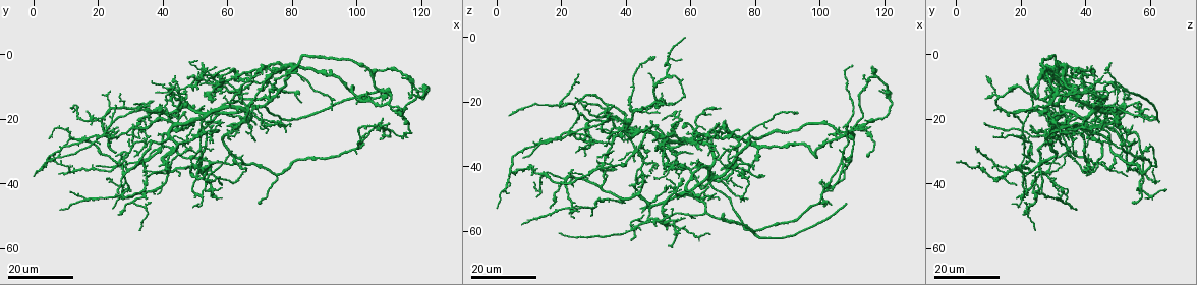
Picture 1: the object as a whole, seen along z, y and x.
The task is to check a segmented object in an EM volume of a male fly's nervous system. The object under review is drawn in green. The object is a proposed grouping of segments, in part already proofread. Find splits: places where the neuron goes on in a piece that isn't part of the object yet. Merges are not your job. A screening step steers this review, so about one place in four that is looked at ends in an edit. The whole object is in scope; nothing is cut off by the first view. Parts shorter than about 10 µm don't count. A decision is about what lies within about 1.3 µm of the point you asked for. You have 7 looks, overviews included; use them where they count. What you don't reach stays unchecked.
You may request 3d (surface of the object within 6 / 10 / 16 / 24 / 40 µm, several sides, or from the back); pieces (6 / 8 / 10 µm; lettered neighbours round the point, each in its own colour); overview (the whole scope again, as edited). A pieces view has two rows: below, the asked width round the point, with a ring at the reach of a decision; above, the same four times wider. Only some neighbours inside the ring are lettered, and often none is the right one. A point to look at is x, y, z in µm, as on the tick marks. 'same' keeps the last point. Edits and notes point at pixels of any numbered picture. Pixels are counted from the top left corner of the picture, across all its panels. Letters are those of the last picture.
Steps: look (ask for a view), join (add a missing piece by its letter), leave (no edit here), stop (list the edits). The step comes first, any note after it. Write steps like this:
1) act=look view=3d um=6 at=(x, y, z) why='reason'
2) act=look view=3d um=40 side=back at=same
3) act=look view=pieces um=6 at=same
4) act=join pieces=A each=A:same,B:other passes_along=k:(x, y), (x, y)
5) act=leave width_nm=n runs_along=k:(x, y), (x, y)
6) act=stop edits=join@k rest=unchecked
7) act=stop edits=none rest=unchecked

act=look view=3d um=16 at=(61.5, 29.5, 56.0) why='branch stops here'

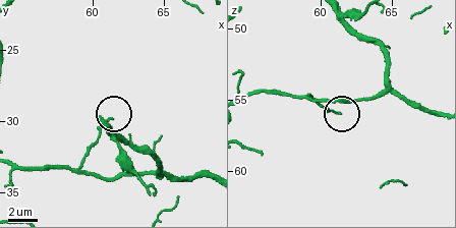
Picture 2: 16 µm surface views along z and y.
act=look view=3d um=10 at=(61.4, 29.8, 55.8) why='zoom in'

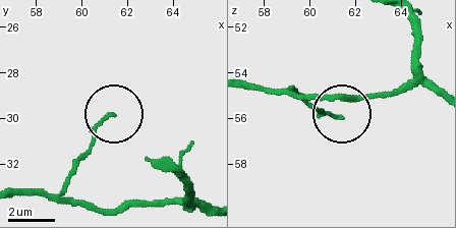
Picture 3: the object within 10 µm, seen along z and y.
act=look view=pieces um=10 at=(61.4, 29.8, 55.9) why='what lies round it'

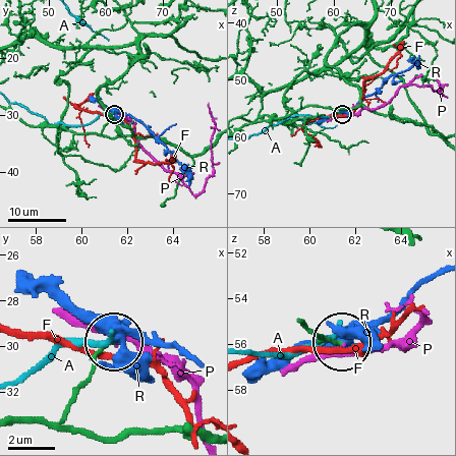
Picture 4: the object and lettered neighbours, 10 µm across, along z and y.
act=leave each=A:other,F:other,P:other,R:other found='none of them fits'

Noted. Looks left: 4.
act=look view=3d um=16 at=(108.5, 10.0, 52.0) why='branch stops here'

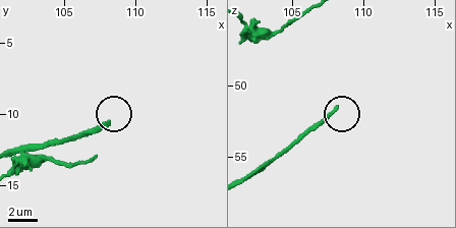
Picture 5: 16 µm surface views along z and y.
act=look view=pieces um=6 at=(108.2, 10.6, 51.6)

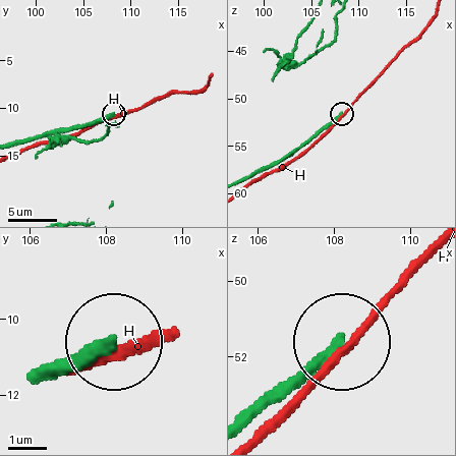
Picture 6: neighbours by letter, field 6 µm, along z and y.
act=leave each=H:other runs_along=6:(252, 418), (337, 344) found='no lettered piece goes on from it'

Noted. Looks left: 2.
act=look view=3d um=16 at=(66.0, 35.0, 46.0) why='free end'

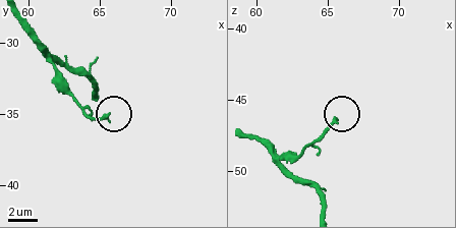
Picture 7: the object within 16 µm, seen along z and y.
act=look view=pieces um=6 at=(65.4, 35.2, 46.2)

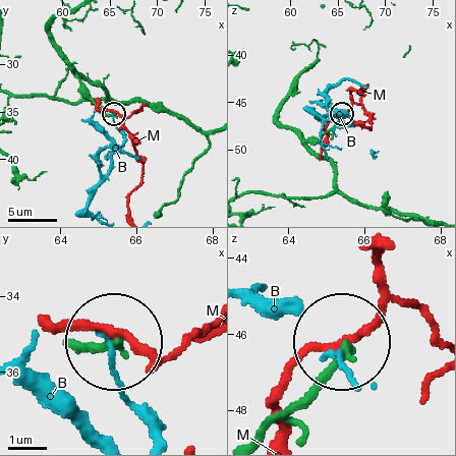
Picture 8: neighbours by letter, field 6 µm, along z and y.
act=leave width_nm=230 each=B:other,M:other runs_along=8:(254, 439), (342, 345) found='none of them fits'

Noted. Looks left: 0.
act=stop edits=none rest=unchecked

